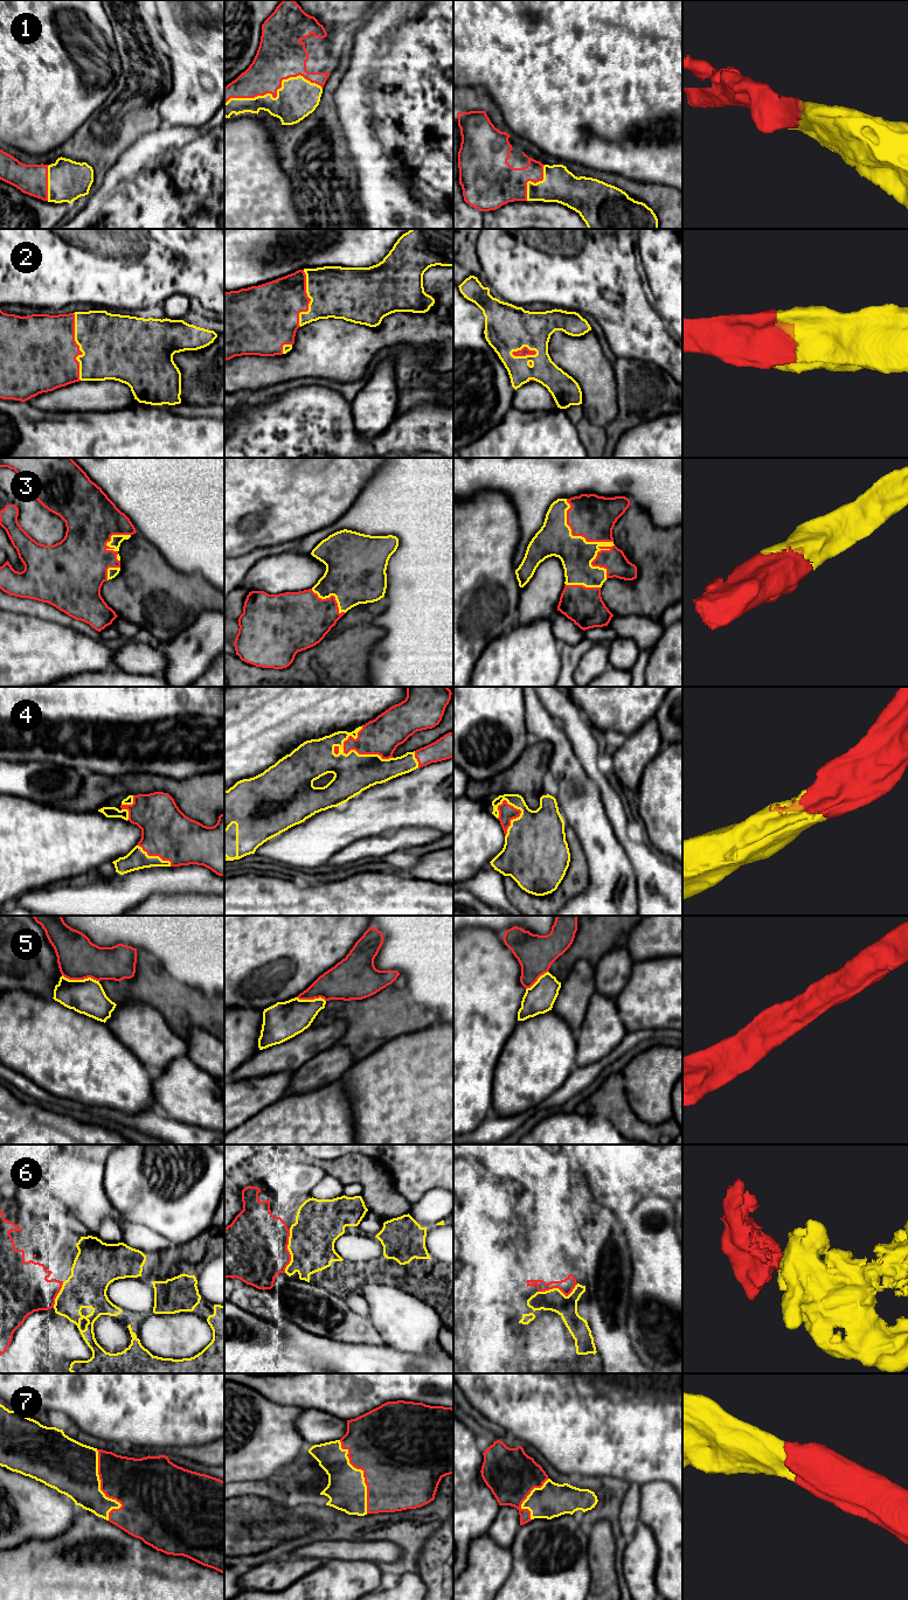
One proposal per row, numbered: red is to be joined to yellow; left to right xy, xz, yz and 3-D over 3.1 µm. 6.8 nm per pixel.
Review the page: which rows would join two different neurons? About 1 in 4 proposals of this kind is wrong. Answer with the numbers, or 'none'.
5

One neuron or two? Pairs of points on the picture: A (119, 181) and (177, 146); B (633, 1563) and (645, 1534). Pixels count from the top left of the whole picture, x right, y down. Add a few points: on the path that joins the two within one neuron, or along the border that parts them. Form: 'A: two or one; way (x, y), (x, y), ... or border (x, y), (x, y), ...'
A: one; way (133, 181), (139, 181), (163, 160)
B: one; way (640, 1556), (643, 1541)

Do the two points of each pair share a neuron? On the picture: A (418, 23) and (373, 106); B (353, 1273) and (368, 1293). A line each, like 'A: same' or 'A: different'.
A: same
B: different

